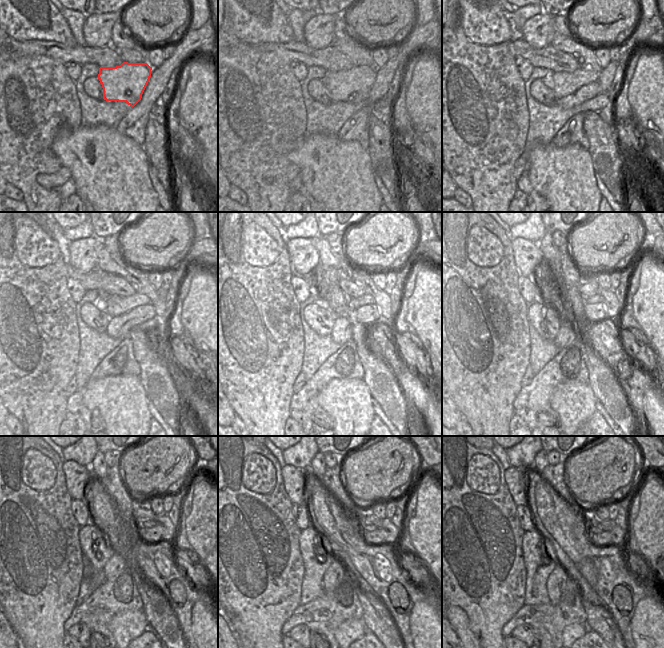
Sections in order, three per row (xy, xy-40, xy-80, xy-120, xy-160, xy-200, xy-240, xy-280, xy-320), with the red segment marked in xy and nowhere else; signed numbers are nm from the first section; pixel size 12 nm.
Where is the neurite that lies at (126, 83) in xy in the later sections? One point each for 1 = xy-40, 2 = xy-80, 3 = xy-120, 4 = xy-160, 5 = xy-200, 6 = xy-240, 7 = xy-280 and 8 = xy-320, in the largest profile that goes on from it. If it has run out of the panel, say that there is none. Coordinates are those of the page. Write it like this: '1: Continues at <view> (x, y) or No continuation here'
1: Continues at xy-40 (343, 85)
2: Continues at xy-80 (565, 83)
3: Continues at xy-120 (116, 305)
4: Continues at xy-160 (354, 303)
5: Continues at xy-200 (595, 299)
6: Continues at xy-240 (148, 524)
7: Continues at xy-280 (366, 527)
8: Continues at xy-320 (595, 530).

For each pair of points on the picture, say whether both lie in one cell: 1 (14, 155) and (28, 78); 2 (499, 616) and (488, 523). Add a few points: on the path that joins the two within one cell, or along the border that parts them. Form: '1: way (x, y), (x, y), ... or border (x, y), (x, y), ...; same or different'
1: way (28, 138), (38, 125), (34, 98); same
2: way (490, 593), (488, 584), (488, 546); same

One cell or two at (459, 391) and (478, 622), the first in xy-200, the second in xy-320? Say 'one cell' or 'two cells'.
one cell

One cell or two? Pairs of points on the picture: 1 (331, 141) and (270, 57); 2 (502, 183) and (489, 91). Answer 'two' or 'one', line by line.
1: two
2: one

